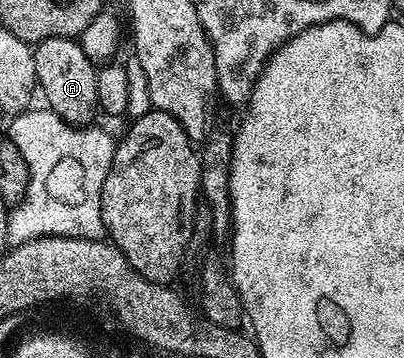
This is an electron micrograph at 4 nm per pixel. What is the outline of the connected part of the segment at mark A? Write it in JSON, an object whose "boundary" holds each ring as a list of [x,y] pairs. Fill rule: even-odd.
{"boundary":[[[49,38],[33,47],[35,76],[40,94],[46,97],[45,105],[59,114],[63,122],[72,126],[85,127],[86,122],[98,110],[96,80],[98,71],[95,63],[84,52],[81,41],[72,38]]]}

